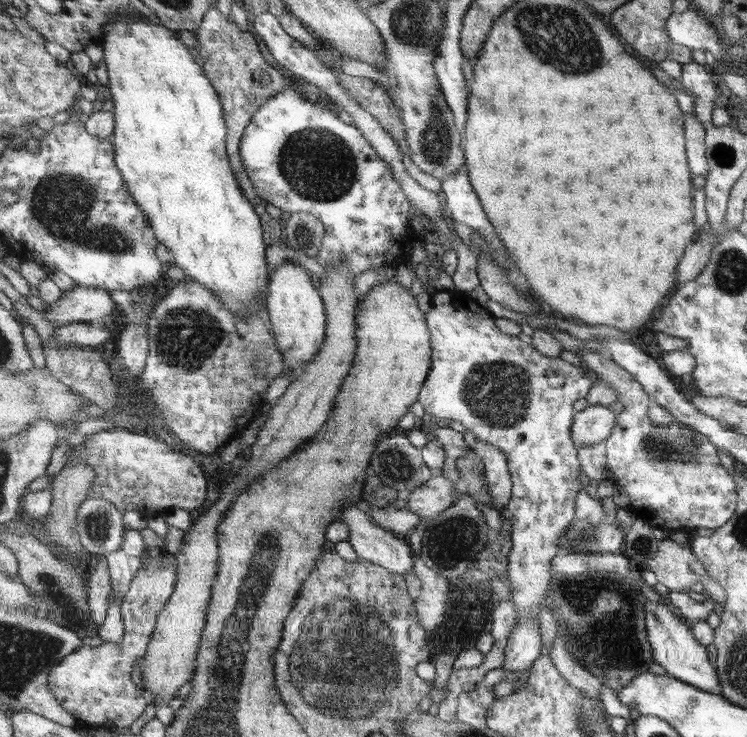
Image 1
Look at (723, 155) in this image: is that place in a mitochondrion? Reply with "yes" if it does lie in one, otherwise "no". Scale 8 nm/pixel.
no

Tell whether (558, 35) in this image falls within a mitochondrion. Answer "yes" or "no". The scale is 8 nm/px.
yes

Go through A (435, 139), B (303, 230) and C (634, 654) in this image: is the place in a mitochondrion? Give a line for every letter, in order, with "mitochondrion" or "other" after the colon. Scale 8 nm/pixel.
A: mitochondrion
B: mitochondrion
C: other

